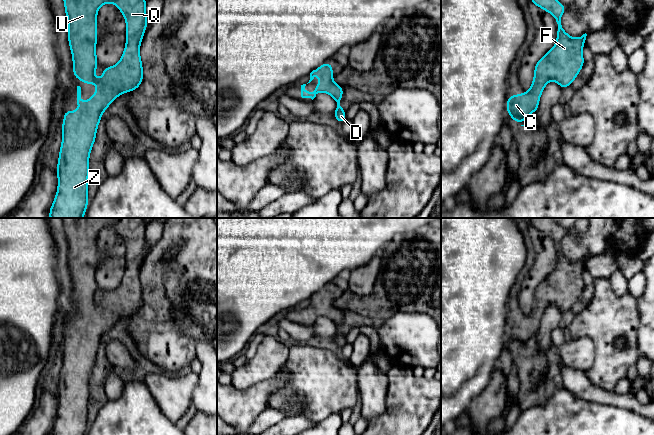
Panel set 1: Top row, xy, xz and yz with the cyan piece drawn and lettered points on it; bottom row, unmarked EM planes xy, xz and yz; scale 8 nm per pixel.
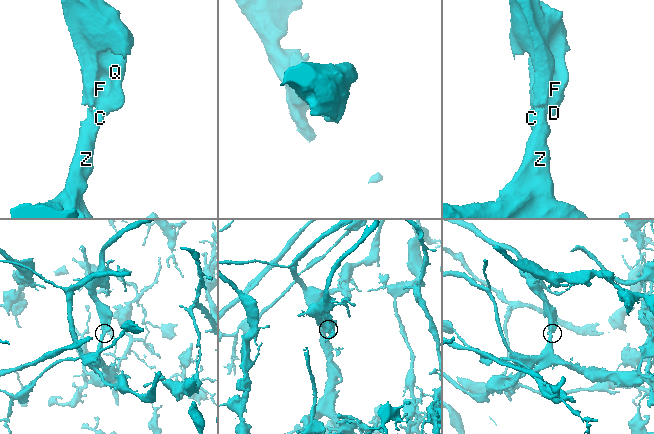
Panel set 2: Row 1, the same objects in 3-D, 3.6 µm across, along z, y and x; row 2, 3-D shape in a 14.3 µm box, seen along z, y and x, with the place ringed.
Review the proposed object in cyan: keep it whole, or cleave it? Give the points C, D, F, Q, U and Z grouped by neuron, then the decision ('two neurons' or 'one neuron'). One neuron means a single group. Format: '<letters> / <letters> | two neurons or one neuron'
C D F Q U Z | one neuron

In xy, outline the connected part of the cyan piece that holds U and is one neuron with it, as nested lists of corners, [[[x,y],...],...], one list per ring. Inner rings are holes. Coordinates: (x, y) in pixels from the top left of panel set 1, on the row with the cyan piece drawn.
[[[64,0],[65,14],[68,18],[68,42],[70,45],[73,73],[76,79],[81,79],[84,84],[94,83],[96,85],[95,94],[85,103],[81,98],[81,87],[77,86],[77,111],[64,111],[64,120],[61,127],[62,144],[57,165],[58,187],[53,204],[49,211],[50,218],[83,218],[88,207],[88,175],[89,156],[96,139],[97,127],[100,123],[102,113],[108,106],[122,93],[136,90],[143,81],[143,67],[140,58],[140,44],[147,28],[146,0]],[[105,3],[114,3],[121,11],[126,21],[126,45],[121,60],[114,66],[106,67],[103,70],[103,77],[98,80],[95,77],[95,70],[98,65],[96,57],[97,43],[97,12]]]

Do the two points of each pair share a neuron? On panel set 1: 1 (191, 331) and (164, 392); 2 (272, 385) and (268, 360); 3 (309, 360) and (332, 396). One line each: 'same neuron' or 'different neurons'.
1: different neurons
2: different neurons
3: same neuron

